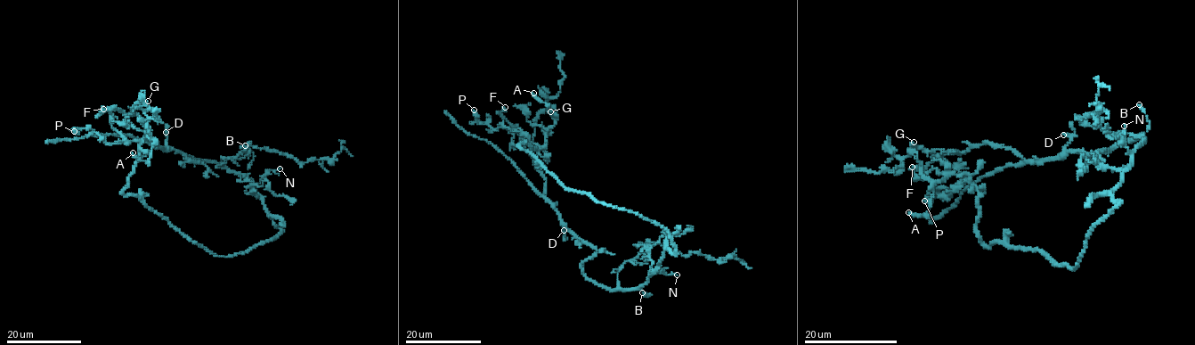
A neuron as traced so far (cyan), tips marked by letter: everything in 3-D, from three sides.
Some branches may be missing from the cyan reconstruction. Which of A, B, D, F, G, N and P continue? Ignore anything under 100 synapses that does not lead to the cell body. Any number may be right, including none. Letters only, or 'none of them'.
B

